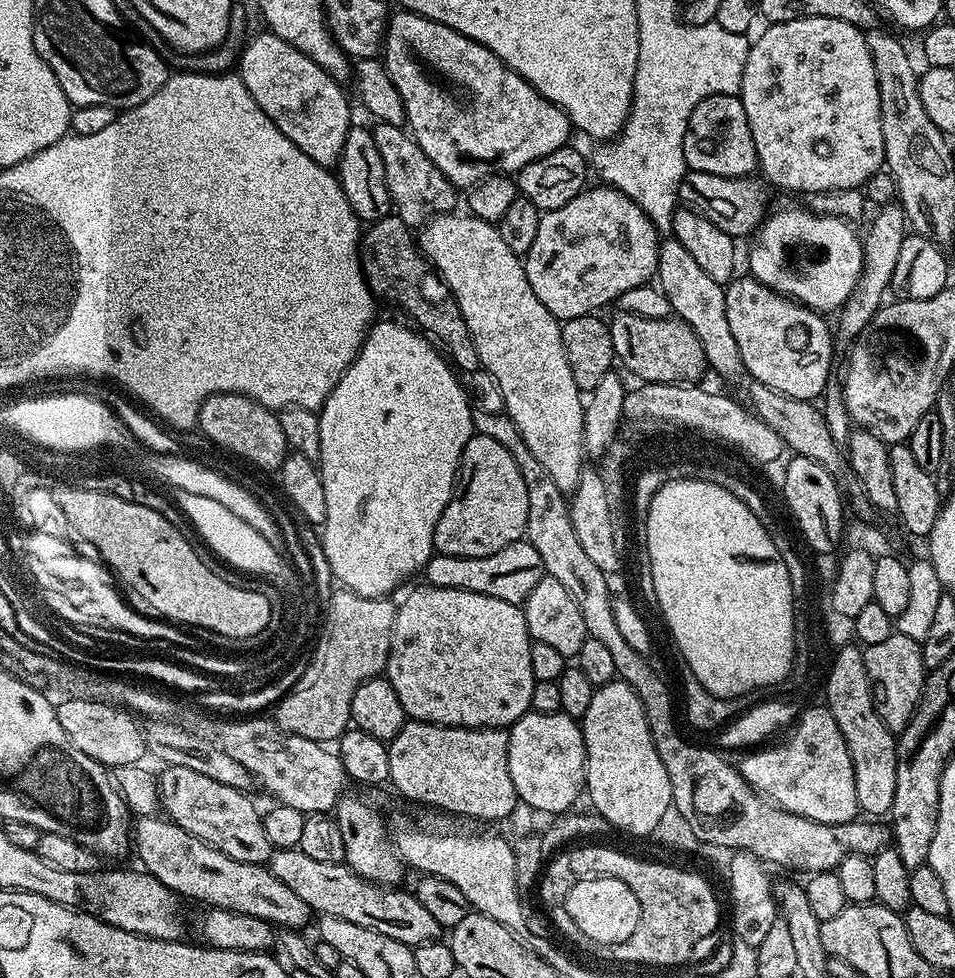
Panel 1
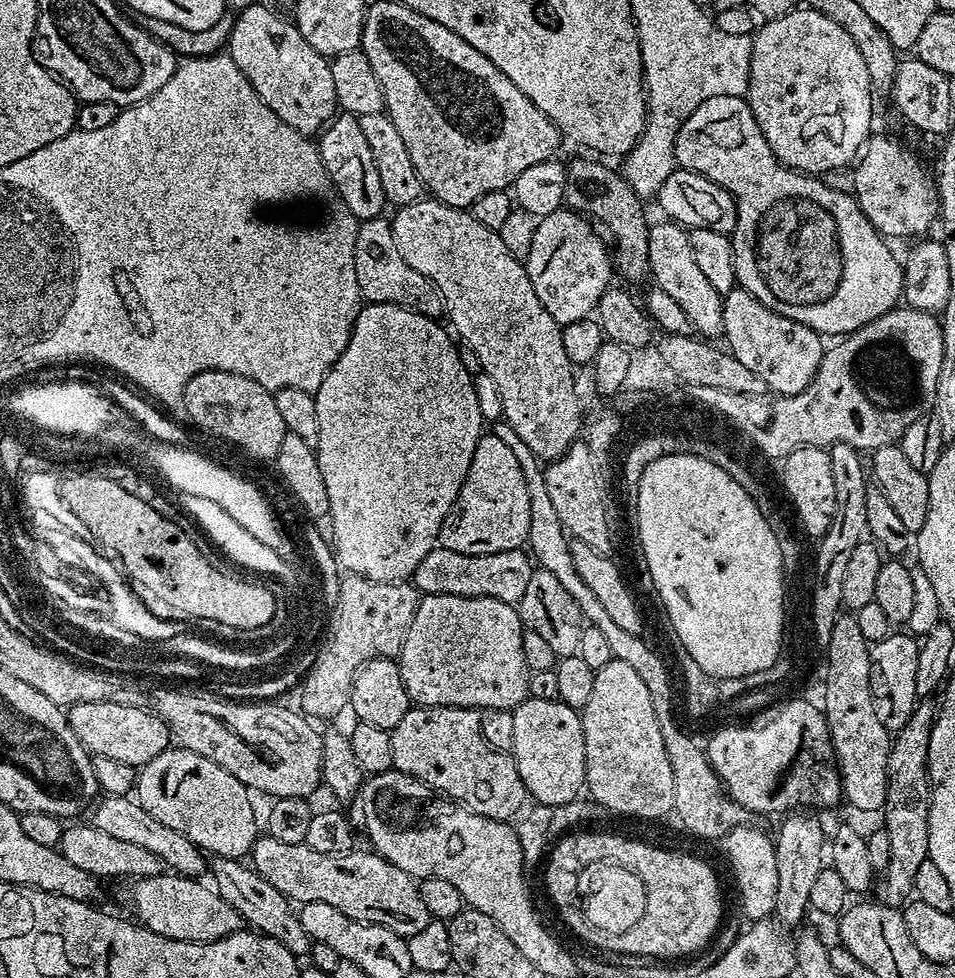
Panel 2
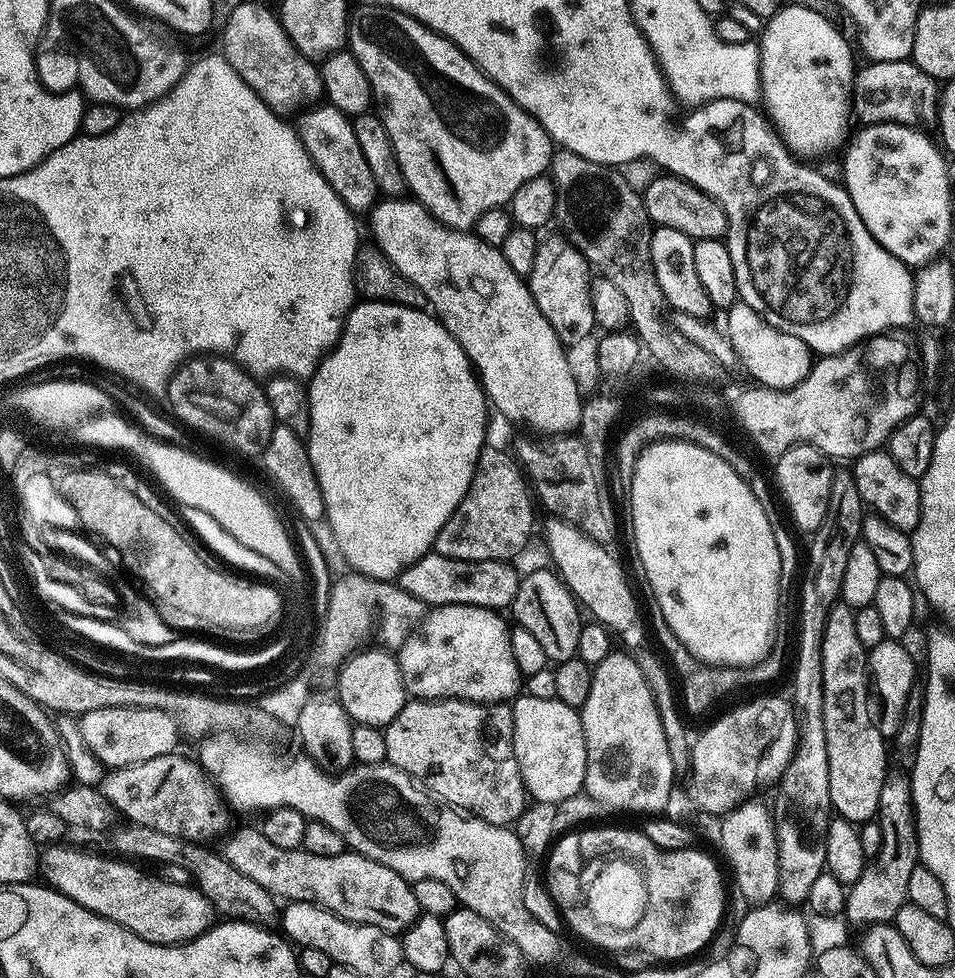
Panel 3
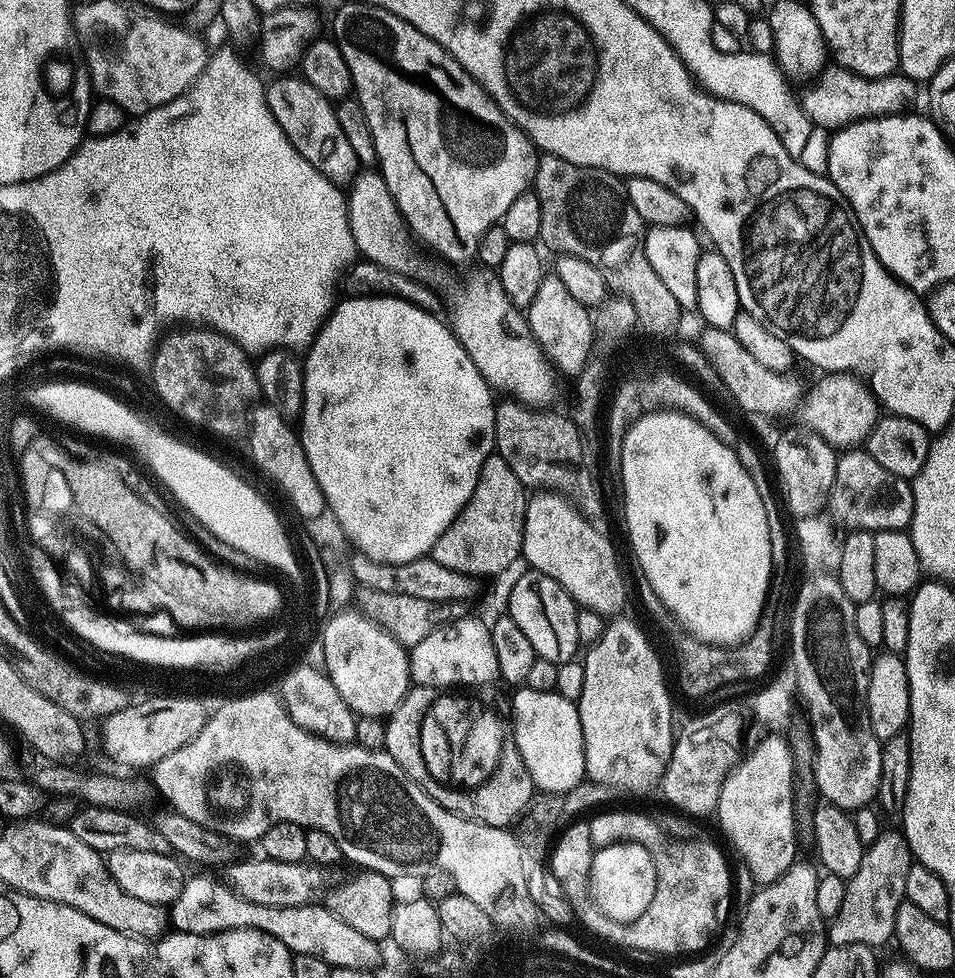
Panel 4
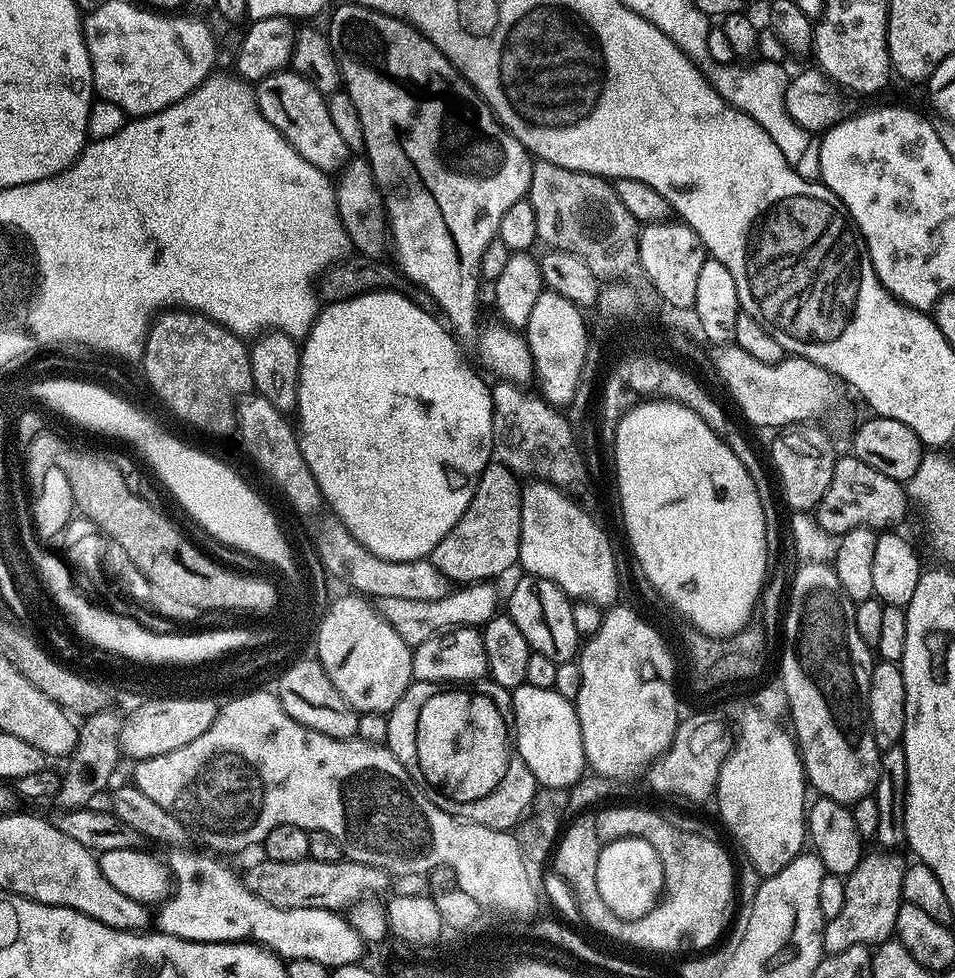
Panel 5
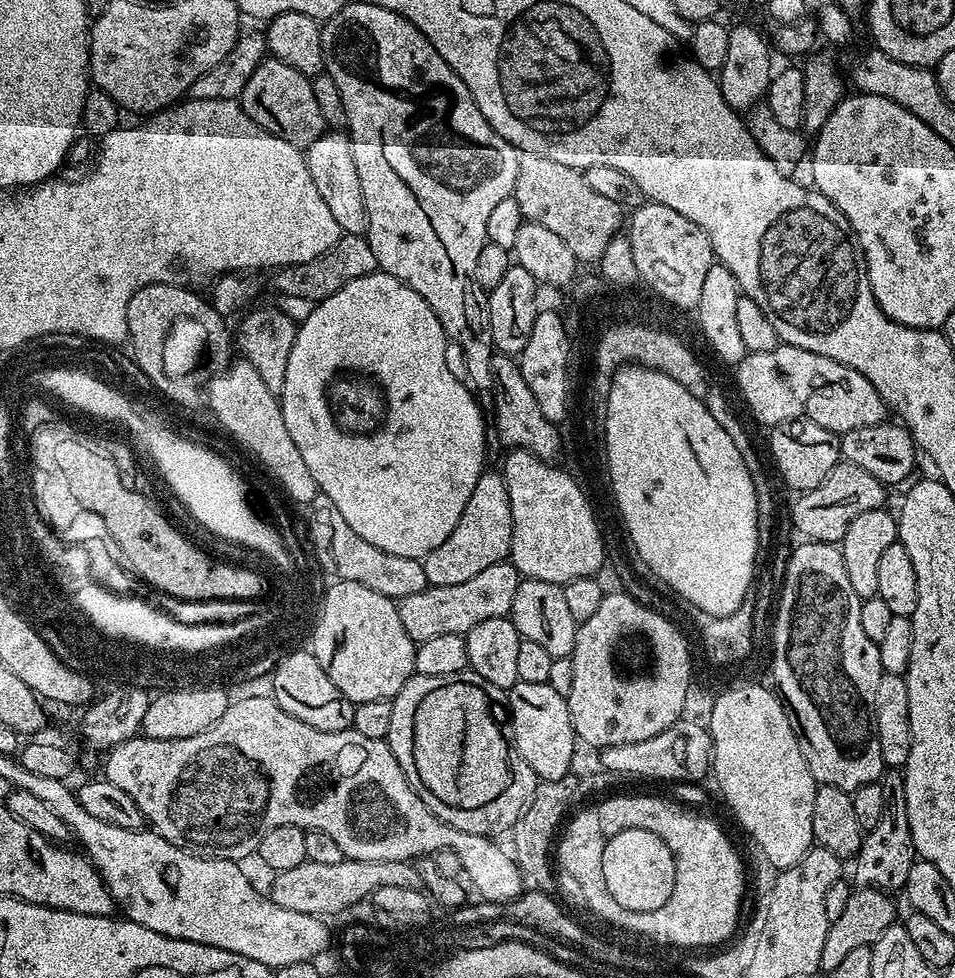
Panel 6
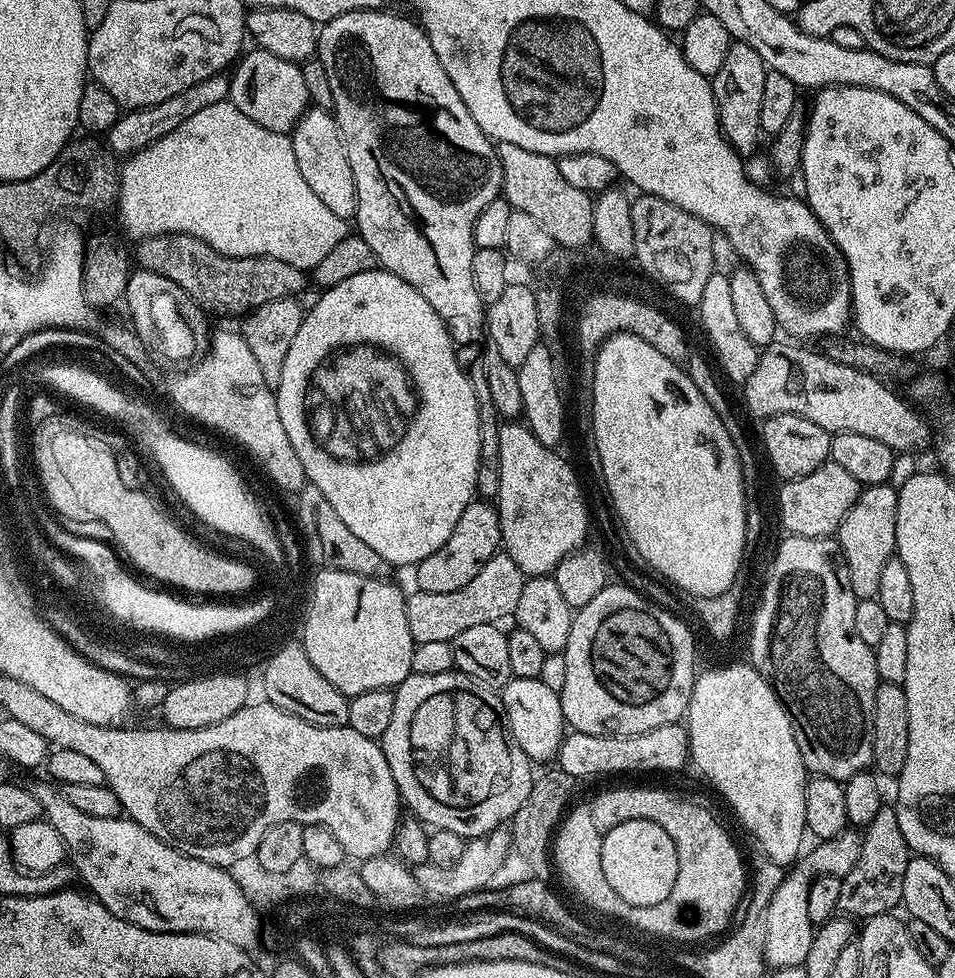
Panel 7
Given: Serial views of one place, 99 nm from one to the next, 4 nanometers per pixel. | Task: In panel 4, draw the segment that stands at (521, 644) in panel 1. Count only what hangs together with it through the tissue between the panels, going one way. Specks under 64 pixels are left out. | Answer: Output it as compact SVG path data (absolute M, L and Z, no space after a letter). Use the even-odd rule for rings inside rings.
M472 616L453 618L446 624L441 624L434 629L418 646L410 650L408 657L408 674L413 685L422 688L434 688L437 690L452 690L455 684L488 684L499 677L498 654L494 650L492 630L487 623L475 620Z

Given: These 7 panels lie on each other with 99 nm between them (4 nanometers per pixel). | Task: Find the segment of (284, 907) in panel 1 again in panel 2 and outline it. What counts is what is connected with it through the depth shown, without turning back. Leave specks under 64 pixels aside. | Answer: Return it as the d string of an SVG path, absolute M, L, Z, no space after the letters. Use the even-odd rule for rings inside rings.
M104 794L99 797L95 808L96 813L90 816L90 822L95 828L111 834L113 838L134 842L135 845L150 850L150 854L157 856L164 863L165 869L171 870L175 875L196 878L201 875L199 872L203 868L205 871L206 860L203 860L205 857L202 855L202 849L190 842L190 838L178 834L178 830L170 830L170 826L162 826L162 822L158 822L156 818L150 818L150 814L146 814L146 810L142 810L135 799Z

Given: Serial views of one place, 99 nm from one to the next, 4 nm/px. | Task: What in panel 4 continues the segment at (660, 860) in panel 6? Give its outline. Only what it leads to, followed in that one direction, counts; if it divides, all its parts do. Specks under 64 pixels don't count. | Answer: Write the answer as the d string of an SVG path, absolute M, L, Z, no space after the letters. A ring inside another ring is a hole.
M611 844L605 848L595 849L592 853L592 865L588 868L588 893L592 896L592 903L606 914L606 918L614 918L614 922L633 924L638 917L654 902L656 889L656 871L654 858L642 846L637 844Z

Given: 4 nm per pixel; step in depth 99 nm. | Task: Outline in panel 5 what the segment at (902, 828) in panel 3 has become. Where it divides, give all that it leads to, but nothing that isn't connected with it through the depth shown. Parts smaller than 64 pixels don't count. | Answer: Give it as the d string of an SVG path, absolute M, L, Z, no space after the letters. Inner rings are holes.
M894 854L865 855L860 865L844 880L842 914L824 926L824 946L829 953L841 952L855 944L879 946L895 933L896 919L903 901L902 878L906 867Z

